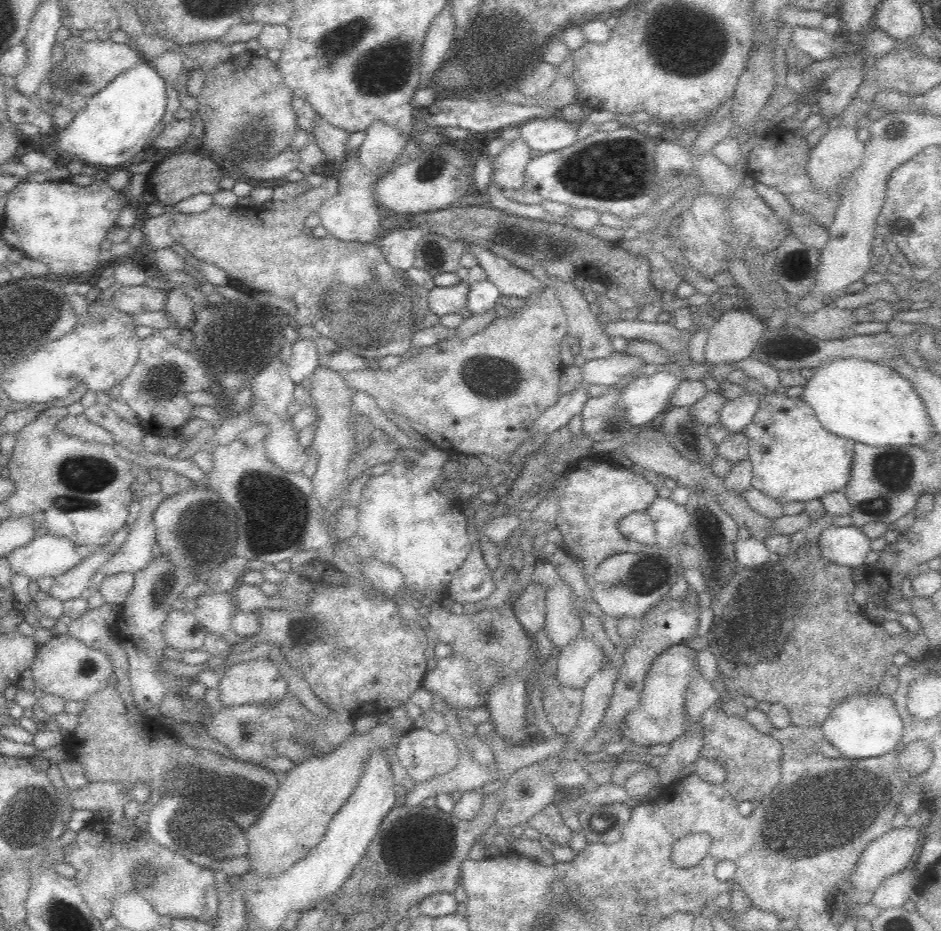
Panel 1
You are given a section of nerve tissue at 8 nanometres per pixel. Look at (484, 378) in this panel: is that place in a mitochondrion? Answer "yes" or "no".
yes

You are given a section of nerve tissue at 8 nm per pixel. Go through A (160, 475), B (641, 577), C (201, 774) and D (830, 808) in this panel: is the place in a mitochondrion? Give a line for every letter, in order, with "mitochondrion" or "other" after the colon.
A: other
B: mitochondrion
C: mitochondrion
D: mitochondrion

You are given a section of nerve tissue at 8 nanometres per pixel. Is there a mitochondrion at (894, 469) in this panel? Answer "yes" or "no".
yes

